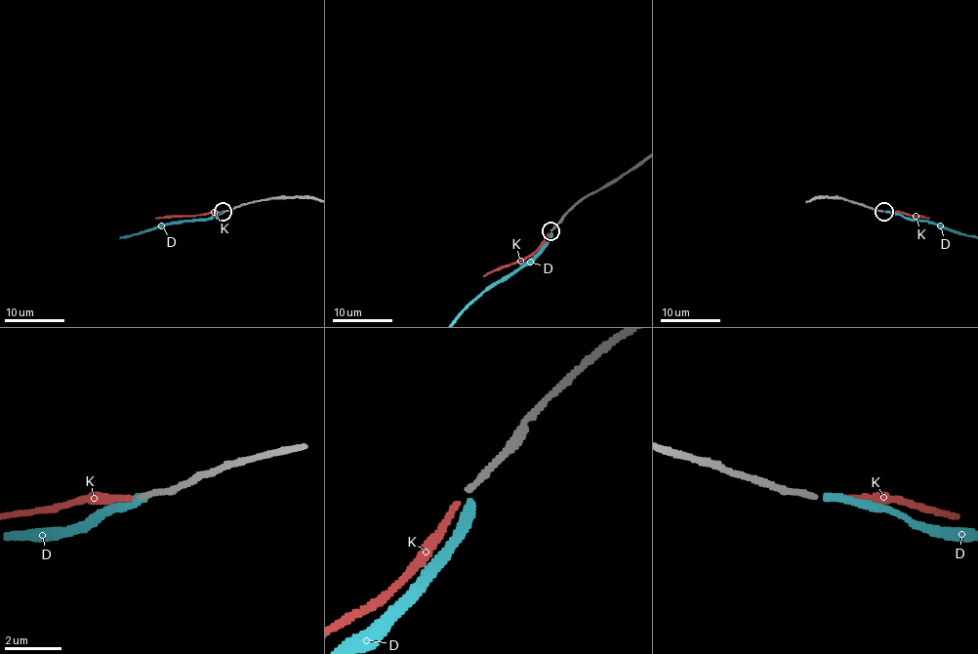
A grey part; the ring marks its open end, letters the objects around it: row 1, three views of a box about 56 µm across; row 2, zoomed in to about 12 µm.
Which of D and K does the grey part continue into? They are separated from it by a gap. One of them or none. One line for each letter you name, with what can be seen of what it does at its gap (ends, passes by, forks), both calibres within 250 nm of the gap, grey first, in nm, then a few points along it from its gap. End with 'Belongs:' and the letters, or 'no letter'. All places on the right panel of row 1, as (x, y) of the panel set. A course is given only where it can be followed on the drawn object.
K: it ends there; 220 nm thick on the grey side, 200 nm on the other
Belongs: K

